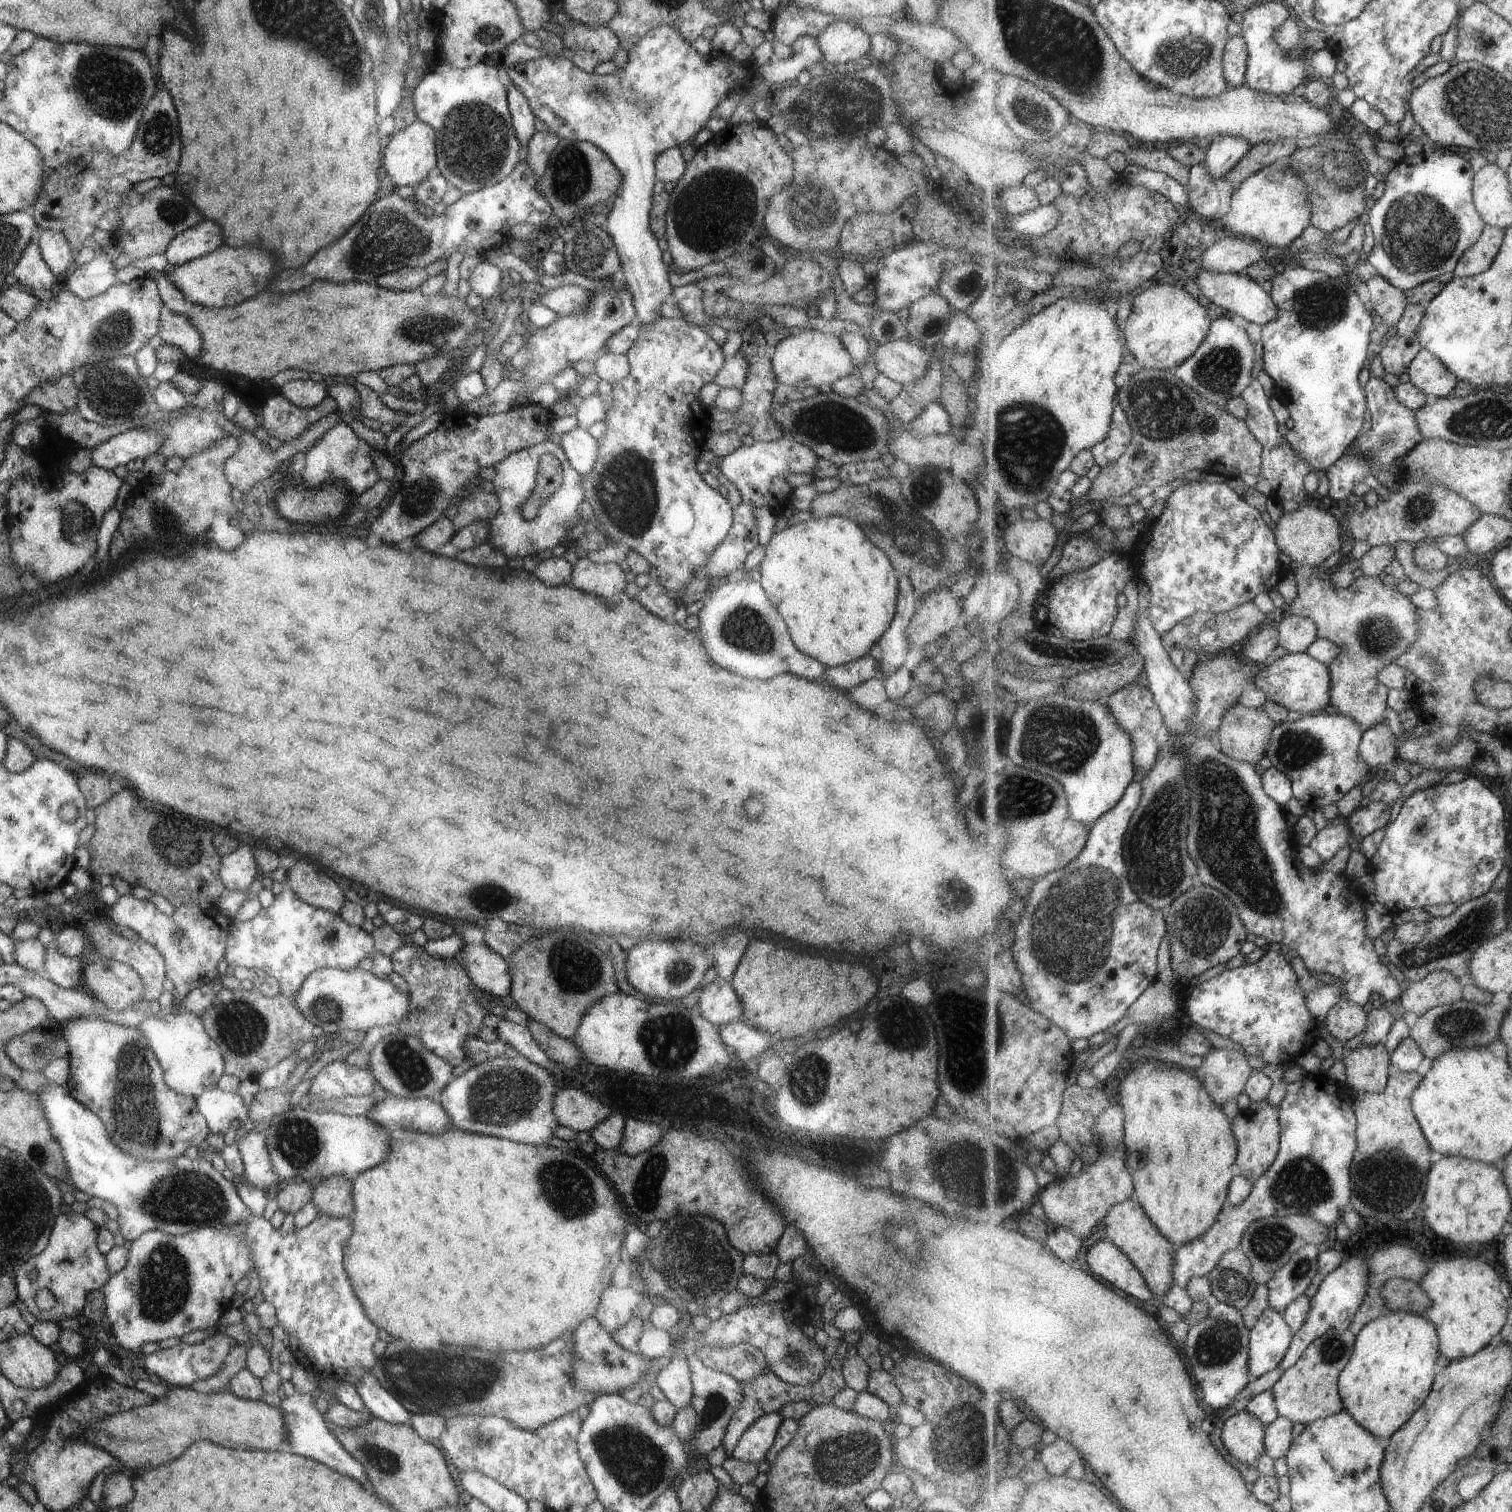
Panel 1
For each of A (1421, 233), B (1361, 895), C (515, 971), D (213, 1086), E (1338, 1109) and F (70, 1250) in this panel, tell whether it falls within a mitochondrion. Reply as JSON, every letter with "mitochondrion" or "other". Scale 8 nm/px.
{"A":"mitochondrion","B":"other","C":"other","D":"other","E":"other","F":"other"}

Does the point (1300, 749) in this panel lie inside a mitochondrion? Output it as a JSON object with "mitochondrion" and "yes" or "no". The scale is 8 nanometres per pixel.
{"mitochondrion":"yes"}

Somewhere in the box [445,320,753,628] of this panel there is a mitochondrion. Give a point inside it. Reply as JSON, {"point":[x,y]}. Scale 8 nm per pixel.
{"point":[626,490]}

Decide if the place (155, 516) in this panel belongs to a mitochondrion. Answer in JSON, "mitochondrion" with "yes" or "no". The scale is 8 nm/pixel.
{"mitochondrion":"yes"}

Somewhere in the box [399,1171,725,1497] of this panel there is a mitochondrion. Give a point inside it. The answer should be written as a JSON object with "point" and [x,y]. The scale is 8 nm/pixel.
{"point":[484,1439]}

